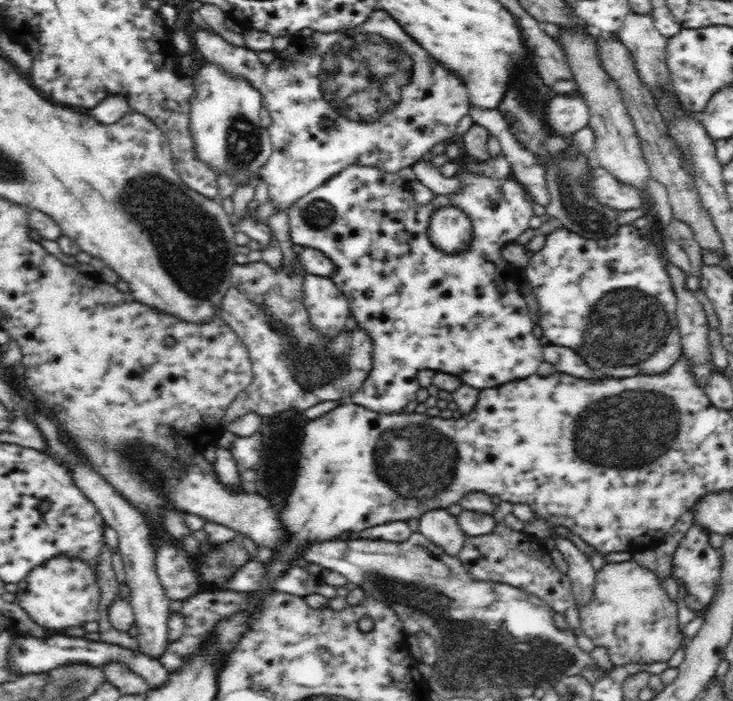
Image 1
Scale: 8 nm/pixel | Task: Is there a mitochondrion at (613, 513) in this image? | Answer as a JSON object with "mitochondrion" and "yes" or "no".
{"mitochondrion":"no"}

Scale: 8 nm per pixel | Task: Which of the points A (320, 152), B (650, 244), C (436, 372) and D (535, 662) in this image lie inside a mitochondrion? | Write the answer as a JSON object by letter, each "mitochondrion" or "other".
{"A":"other","B":"other","C":"other","D":"mitochondrion"}

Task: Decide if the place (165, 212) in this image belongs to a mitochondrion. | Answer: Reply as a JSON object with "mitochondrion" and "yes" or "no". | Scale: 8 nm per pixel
{"mitochondrion":"yes"}

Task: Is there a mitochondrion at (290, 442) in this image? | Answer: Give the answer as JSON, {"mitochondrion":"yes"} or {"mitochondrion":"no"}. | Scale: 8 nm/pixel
{"mitochondrion":"no"}

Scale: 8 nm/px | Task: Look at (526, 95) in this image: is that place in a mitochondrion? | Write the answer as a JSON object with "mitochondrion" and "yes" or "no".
{"mitochondrion":"yes"}

